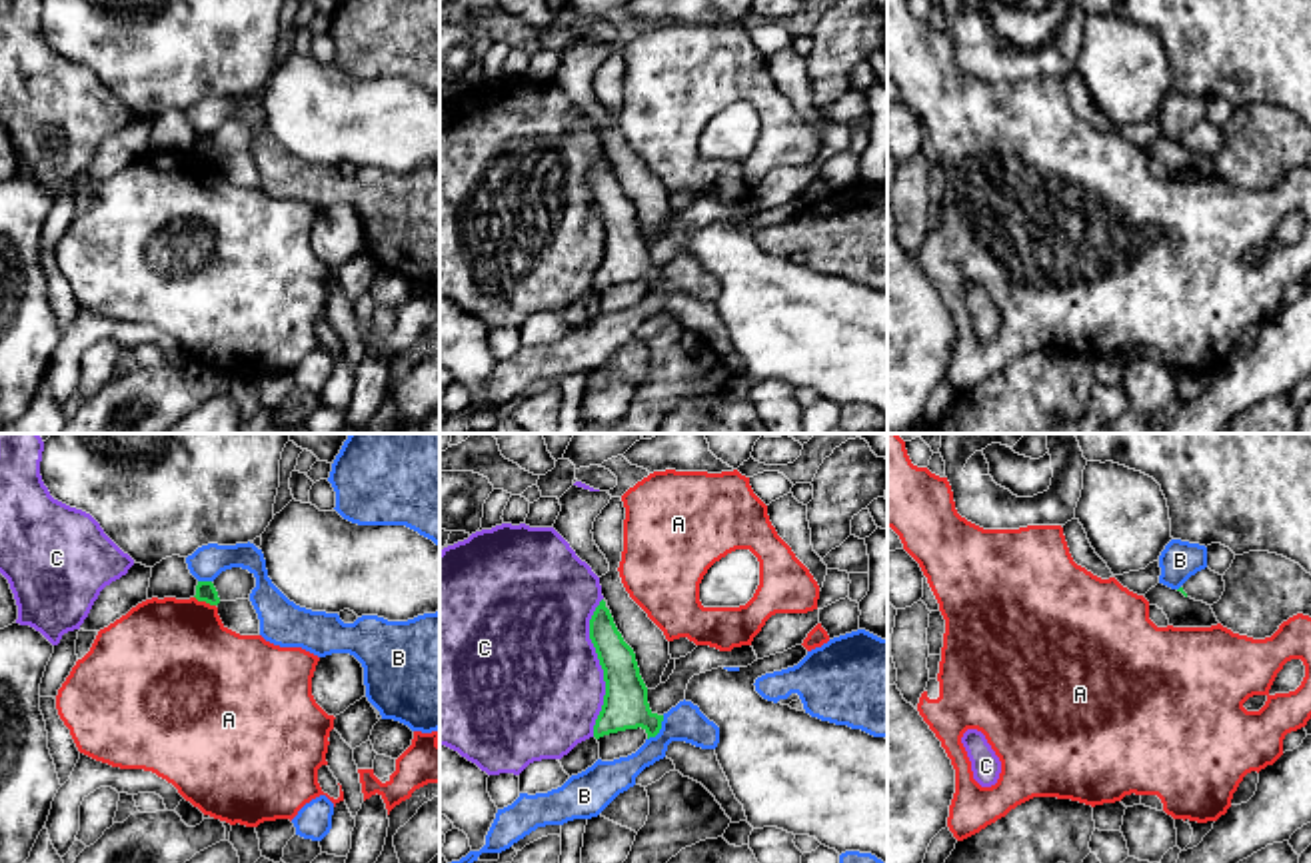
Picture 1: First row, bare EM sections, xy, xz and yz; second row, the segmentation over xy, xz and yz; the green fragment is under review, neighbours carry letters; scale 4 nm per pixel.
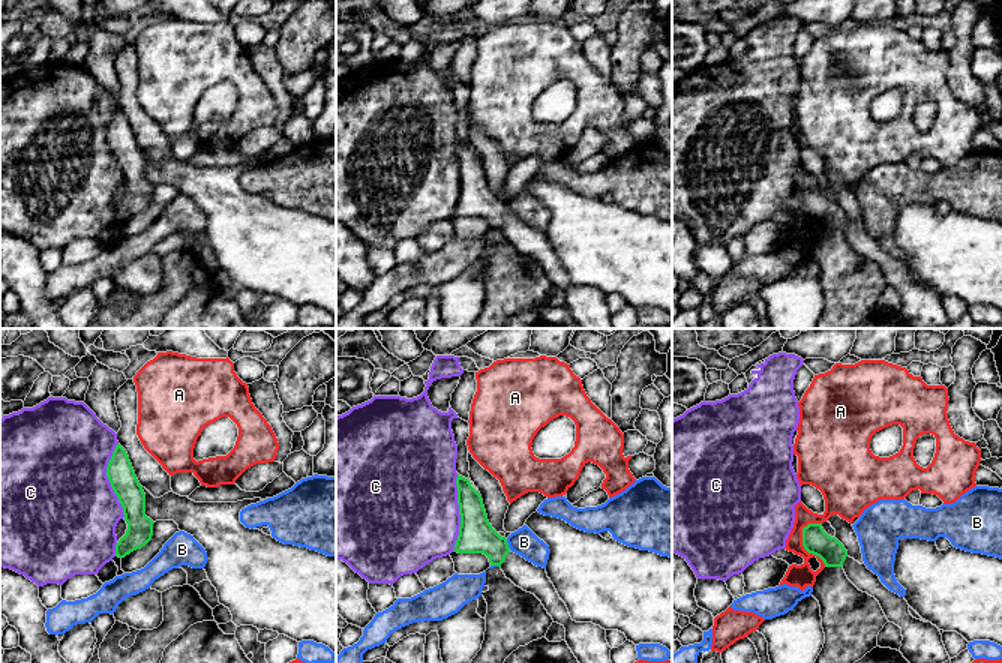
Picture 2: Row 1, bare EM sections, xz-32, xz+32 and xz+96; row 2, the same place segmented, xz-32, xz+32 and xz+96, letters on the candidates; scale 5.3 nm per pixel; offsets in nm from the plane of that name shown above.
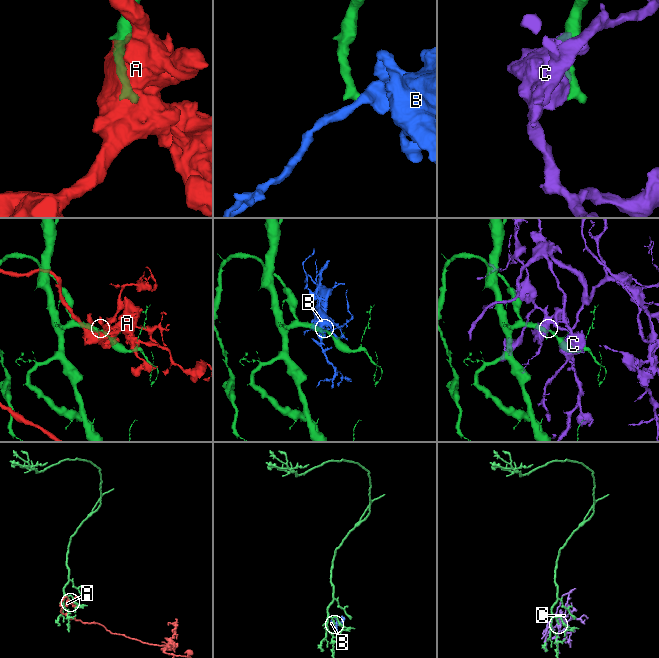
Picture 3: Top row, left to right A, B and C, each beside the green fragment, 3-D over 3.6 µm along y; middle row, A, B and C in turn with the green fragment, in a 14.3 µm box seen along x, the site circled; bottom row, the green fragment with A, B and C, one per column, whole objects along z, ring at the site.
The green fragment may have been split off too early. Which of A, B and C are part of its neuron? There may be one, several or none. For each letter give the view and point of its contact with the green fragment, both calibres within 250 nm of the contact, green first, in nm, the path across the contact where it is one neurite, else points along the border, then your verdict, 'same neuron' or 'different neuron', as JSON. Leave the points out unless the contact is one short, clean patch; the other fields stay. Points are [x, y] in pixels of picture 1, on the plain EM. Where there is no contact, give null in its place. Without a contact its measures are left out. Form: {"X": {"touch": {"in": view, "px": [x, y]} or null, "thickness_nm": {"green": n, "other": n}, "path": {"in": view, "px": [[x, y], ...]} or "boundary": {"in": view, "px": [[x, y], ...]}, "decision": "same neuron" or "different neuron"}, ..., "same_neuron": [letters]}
{"A": {"touch": {"in": "xy", "px": [204, 152]}, "thickness_nm": {"green": 80, "other": 440}, "decision": "different neuron"}, "B": {"touch": {"in": "xz", "px": [660, 280]}, "thickness_nm": {"green": 180, "other": 150}, "boundary": {"in": "xz", "px": [[664, 268], [662, 280], [648, 292]]}, "decision": "different neuron"}, "C": {"touch": {"in": "xz", "px": [602, 220]}, "thickness_nm": {"green": 180, "other": 500}, "decision": "different neuron"}, "same_neuron": []}

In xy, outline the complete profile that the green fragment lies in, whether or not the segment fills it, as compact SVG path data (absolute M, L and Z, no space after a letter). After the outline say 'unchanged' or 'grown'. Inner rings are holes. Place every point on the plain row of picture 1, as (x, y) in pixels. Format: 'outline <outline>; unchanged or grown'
outline M232 120L222 124L214 134L198 134L194 150L218 158L220 154L250 152L254 140L254 126L242 120Z; grown

